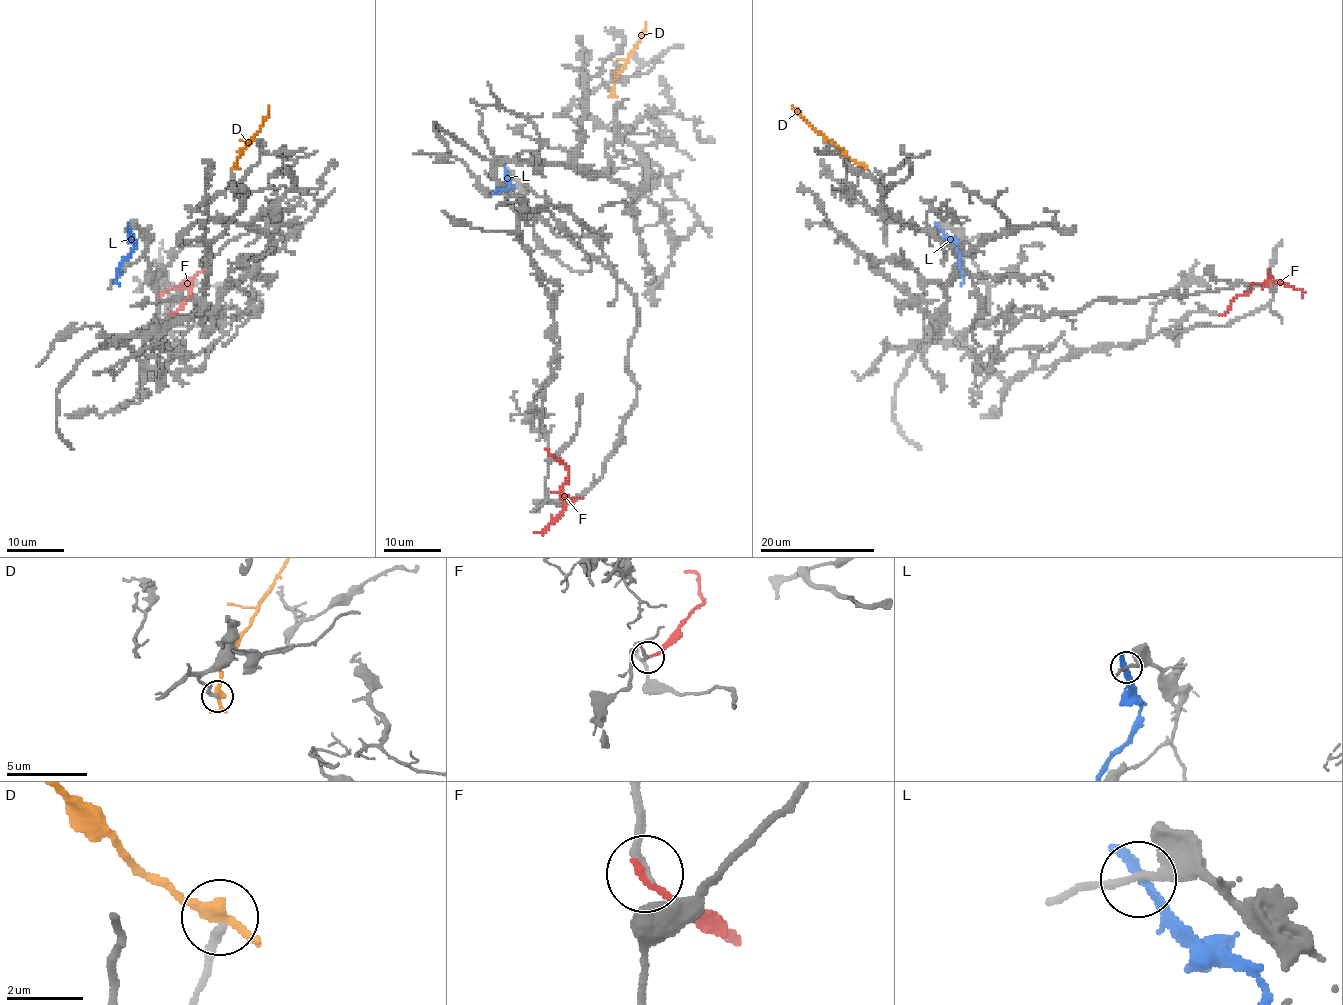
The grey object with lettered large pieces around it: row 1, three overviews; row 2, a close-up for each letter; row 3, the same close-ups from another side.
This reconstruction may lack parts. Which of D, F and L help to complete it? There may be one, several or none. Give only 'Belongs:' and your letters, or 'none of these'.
Belongs: F

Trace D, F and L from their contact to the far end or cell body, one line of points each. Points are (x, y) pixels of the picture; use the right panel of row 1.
D: (861, 165), (851, 160), (817, 132), (791, 105)
F: (1222, 314), (1235, 296), (1244, 294), (1252, 284), (1281, 281), (1300, 288), (1301, 296)
L: (939, 228), (956, 242), (963, 276), (962, 285)

